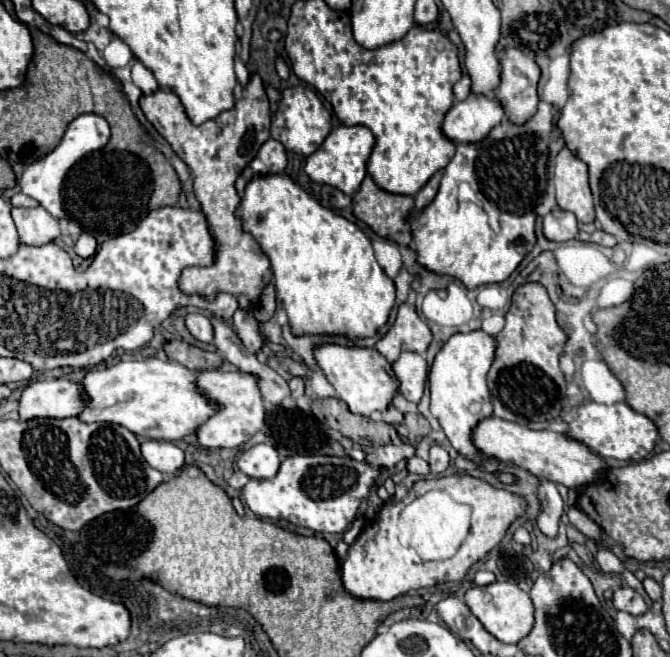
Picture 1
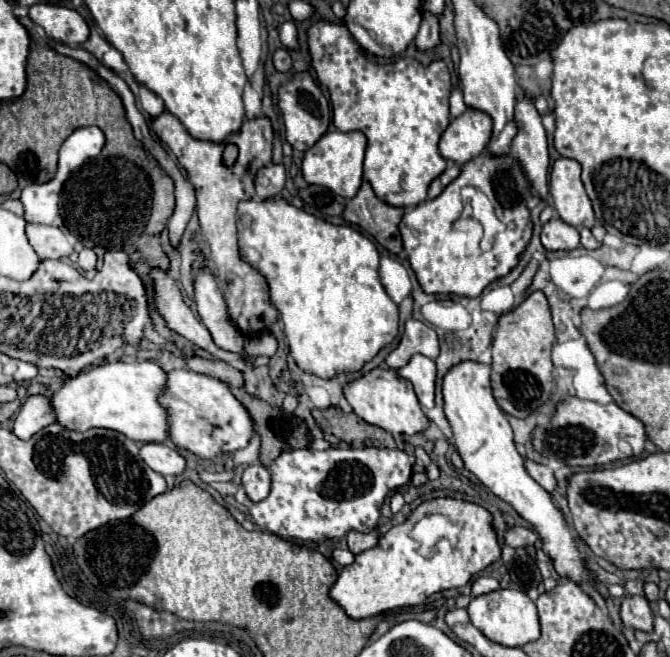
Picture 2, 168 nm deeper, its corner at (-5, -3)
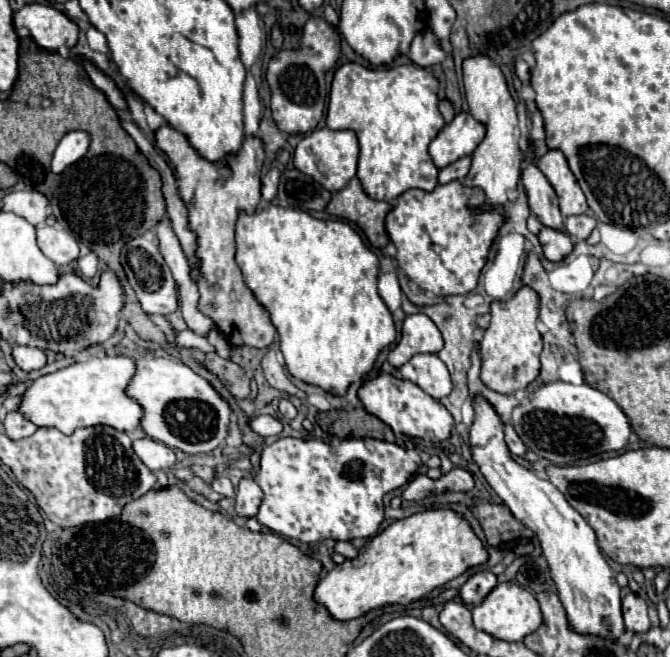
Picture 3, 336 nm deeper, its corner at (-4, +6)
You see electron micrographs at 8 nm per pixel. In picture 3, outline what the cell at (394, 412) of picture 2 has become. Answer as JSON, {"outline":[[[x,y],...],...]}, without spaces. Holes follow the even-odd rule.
{"outline":[[[382,373],[376,379],[366,381],[360,387],[358,397],[362,405],[366,407],[366,411],[382,419],[386,425],[390,425],[394,433],[404,433],[408,437],[418,437],[424,441],[444,441],[452,433],[454,419],[450,411],[440,401],[436,401],[434,397],[430,397],[428,393],[424,393],[418,385],[410,381],[398,381]]]}

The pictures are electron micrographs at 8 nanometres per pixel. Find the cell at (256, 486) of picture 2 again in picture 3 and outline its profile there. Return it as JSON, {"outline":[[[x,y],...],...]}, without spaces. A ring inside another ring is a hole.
{"outline":[[[244,477],[236,489],[236,497],[234,497],[236,505],[236,513],[242,519],[252,519],[258,513],[258,507],[262,503],[262,489],[258,487],[258,483],[250,477]]]}

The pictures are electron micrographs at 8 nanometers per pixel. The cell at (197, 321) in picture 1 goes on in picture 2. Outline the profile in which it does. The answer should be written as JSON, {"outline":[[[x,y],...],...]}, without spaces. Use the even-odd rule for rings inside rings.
{"outline":[[[151,270],[149,276],[151,276],[153,284],[155,284],[155,294],[157,294],[157,304],[155,306],[163,314],[163,318],[167,320],[167,324],[169,324],[171,330],[175,330],[177,334],[185,336],[187,340],[191,340],[199,348],[211,352],[213,356],[217,356],[221,360],[228,360],[231,366],[242,372],[246,369],[245,360],[254,361],[255,357],[246,352],[227,354],[227,352],[215,348],[209,330],[195,318],[195,314],[183,302],[177,284],[169,276],[161,274],[159,270]]]}

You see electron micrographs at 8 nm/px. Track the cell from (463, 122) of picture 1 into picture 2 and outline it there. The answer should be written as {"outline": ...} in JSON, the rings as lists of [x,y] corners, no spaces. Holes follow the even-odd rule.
{"outline":[[[467,108],[467,112],[463,112],[459,118],[453,118],[447,130],[441,134],[439,152],[445,160],[465,164],[485,150],[491,130],[493,120],[489,114]]]}

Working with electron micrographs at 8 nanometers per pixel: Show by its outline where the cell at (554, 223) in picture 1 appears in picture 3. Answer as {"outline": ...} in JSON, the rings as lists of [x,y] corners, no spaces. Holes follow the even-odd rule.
{"outline":[[[542,227],[538,239],[544,249],[544,257],[552,263],[558,263],[572,253],[572,241],[562,231],[550,231],[550,227]]]}

